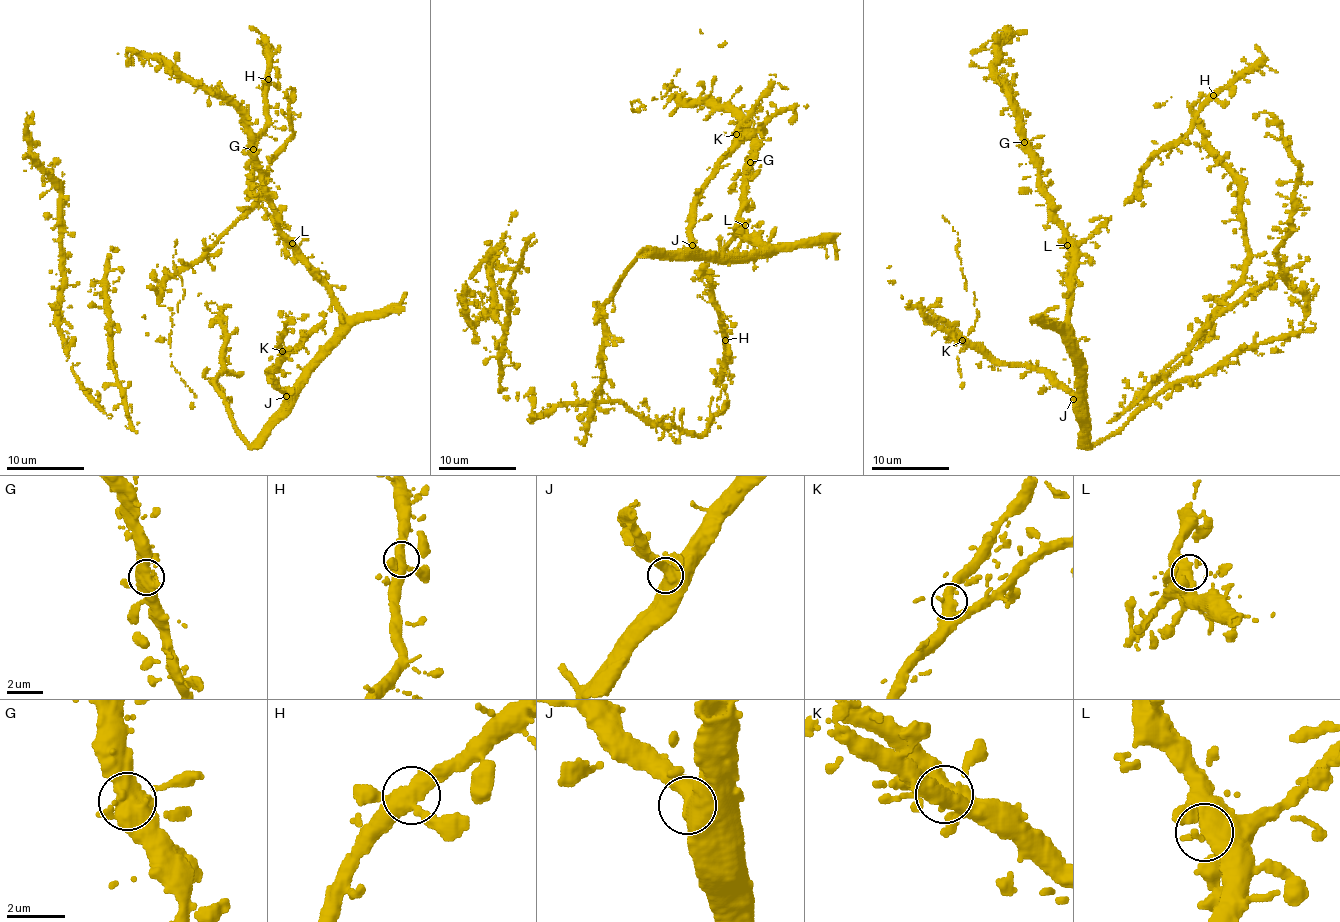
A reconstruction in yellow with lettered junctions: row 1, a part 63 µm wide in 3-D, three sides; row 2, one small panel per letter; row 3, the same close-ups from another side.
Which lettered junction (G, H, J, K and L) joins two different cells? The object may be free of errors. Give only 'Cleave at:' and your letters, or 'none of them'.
Cleave at: none of them

